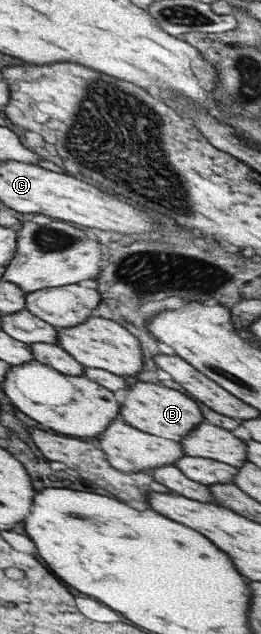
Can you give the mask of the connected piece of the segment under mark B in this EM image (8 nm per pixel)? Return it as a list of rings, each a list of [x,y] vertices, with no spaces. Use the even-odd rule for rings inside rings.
[[[135,382],[131,388],[127,388],[125,400],[121,404],[121,416],[127,420],[127,424],[131,424],[147,434],[163,436],[163,438],[175,440],[175,442],[179,442],[183,436],[187,436],[187,432],[191,432],[197,424],[203,422],[201,410],[197,408],[197,404],[191,398],[187,398],[185,394],[181,394],[177,390],[149,384],[149,382]]]

